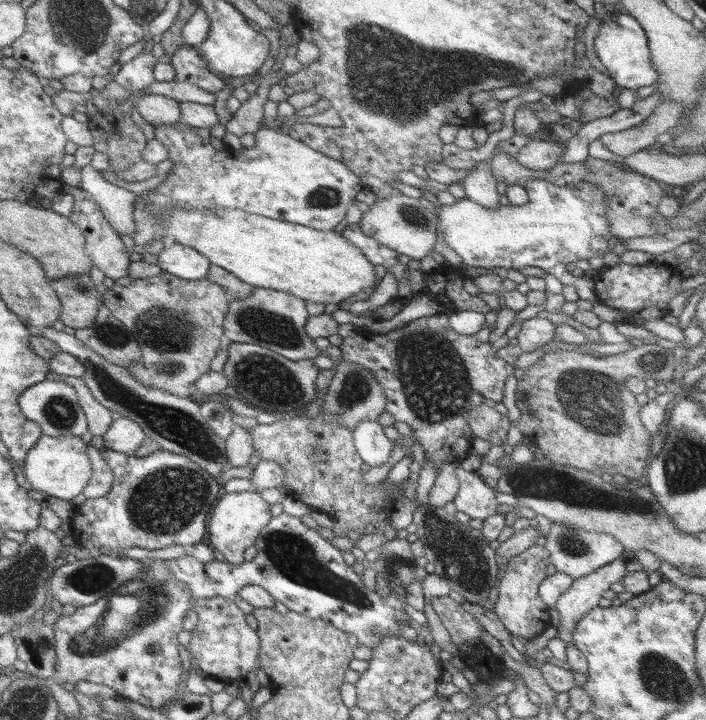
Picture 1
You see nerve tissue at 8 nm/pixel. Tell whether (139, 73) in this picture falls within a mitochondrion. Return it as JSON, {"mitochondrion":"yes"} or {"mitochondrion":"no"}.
{"mitochondrion":"no"}

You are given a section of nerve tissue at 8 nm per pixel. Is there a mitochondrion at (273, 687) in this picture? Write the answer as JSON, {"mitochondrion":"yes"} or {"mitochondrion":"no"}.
{"mitochondrion":"no"}

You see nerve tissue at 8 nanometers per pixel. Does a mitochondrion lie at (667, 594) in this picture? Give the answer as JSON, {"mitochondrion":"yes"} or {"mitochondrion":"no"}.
{"mitochondrion":"no"}

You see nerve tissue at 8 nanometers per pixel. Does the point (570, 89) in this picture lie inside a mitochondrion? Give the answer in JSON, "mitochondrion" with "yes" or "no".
{"mitochondrion":"no"}

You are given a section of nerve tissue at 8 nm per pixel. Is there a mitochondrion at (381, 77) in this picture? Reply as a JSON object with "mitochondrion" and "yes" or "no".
{"mitochondrion":"yes"}

